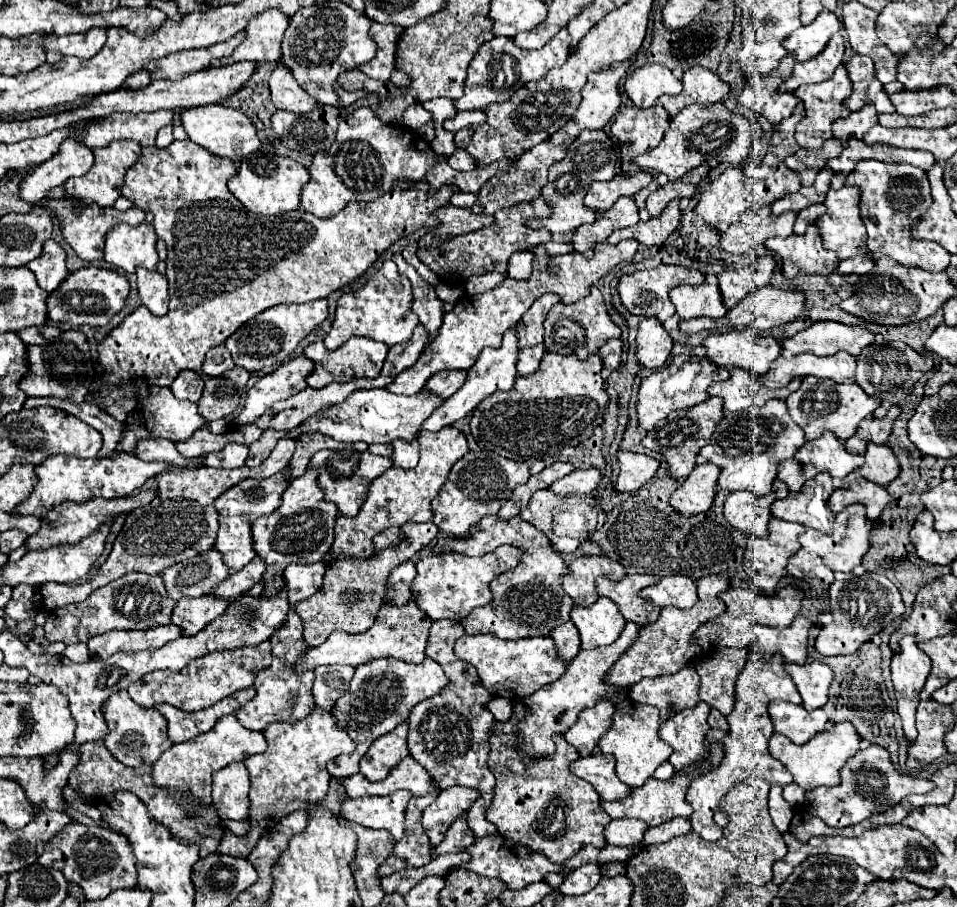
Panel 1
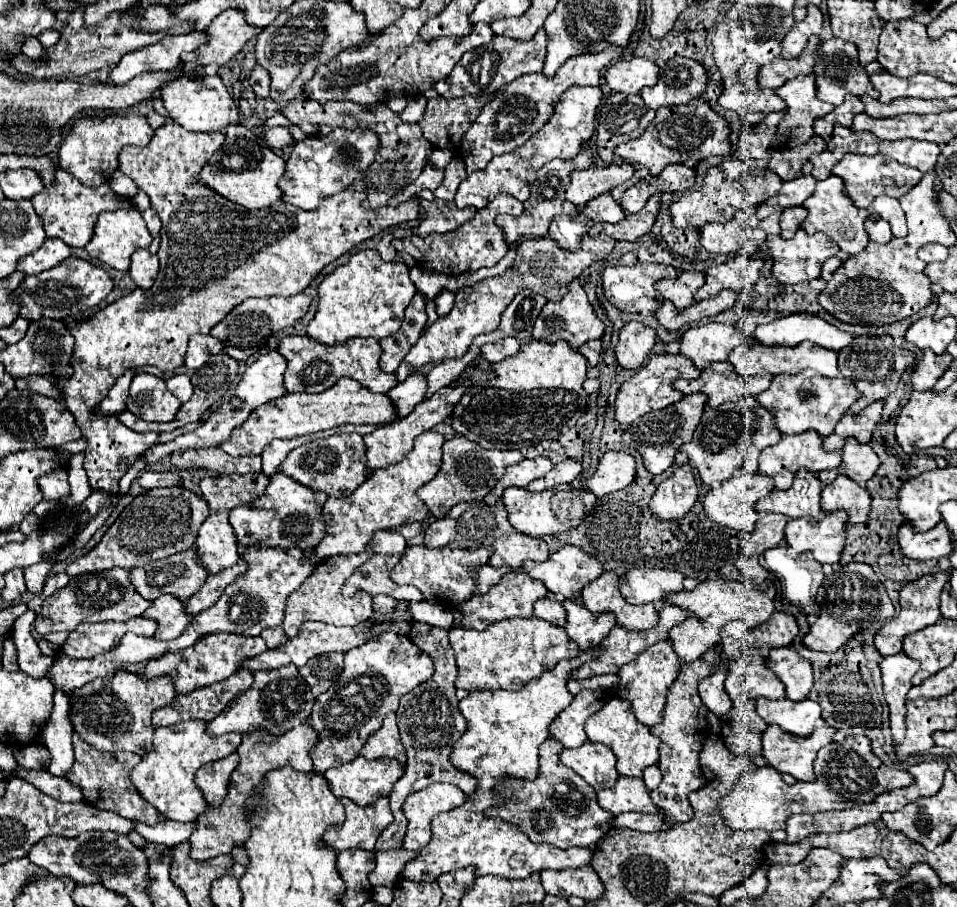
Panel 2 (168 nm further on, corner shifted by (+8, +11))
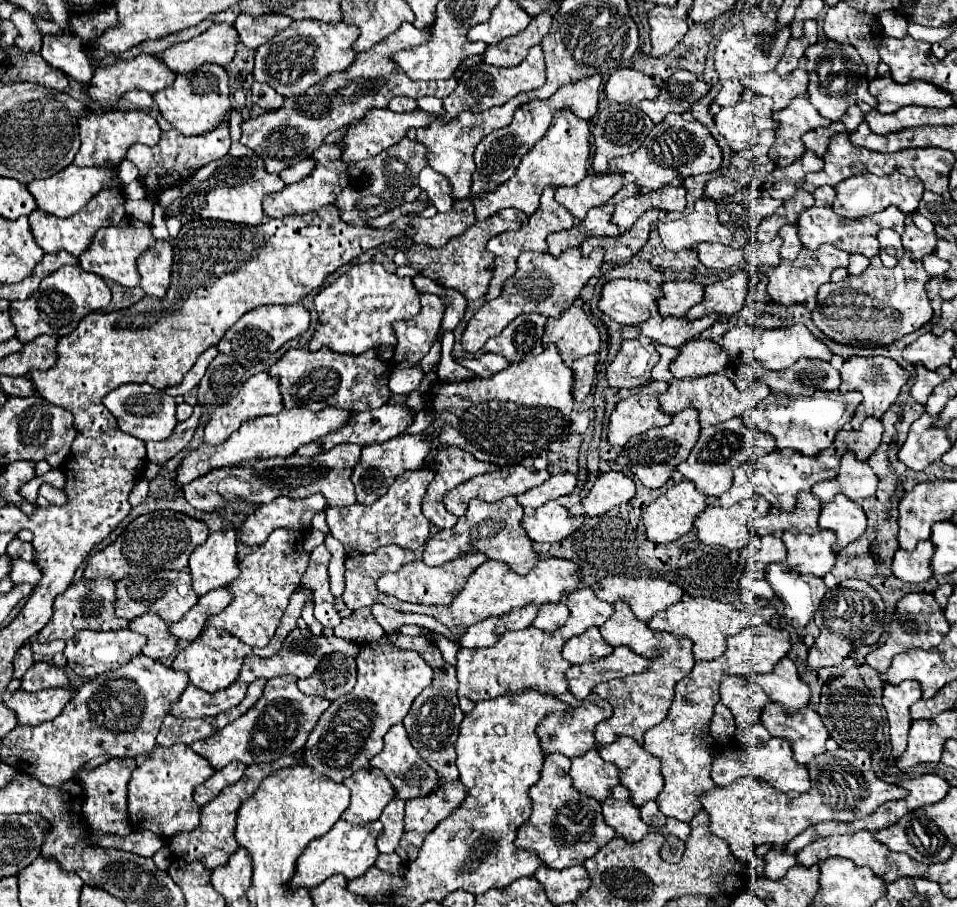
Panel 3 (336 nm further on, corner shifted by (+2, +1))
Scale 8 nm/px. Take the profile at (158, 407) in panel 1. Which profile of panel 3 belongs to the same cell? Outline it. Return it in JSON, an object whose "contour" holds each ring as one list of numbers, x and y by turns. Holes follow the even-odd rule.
{"contour":[[126,384,104,396,102,404,112,412,118,422,118,428,142,442,148,440,166,440,176,426,176,402,170,394,162,390,152,390,148,384]]}

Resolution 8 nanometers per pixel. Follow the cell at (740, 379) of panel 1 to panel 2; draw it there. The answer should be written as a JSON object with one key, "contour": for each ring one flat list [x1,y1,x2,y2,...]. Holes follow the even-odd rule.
{"contour":[[714,362,706,370,702,370,700,378,676,380,674,388,678,388,684,394,704,392,708,396,708,404,716,408,722,402,734,402,748,394,756,396,766,388,766,384,770,384,770,376,744,378,736,374,730,362]]}

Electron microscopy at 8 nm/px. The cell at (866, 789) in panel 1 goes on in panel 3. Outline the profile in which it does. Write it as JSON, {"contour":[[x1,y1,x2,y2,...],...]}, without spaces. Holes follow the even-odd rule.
{"contour":[[834,752,834,756,818,756,816,762,808,766,810,772,810,790,798,798,786,798,786,794,776,792,770,784,756,778,738,778,728,786,714,786,712,790,700,796,702,810,710,818,710,834,728,842,732,856,736,860,752,860,754,848,760,844,788,844,808,826,818,822,852,822,860,816,872,814,878,806,890,800,902,800,908,796,904,788,886,784,874,776,870,768,870,752],[830,762,830,764,828,764]]}

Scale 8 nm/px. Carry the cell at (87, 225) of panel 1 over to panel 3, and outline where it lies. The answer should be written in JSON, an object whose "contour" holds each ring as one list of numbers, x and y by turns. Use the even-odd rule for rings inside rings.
{"contour":[[104,190,98,192,80,212,76,212,70,218,56,218,56,216,48,216,46,212,34,210,28,216,30,222,30,230,32,236,36,240,36,244,44,250,44,252,60,252,66,250,74,256,80,256,80,252,84,252,84,248,90,244,90,236,94,236,100,228,108,228,108,226,118,226,120,220,124,218,124,194,116,192,116,190]]}

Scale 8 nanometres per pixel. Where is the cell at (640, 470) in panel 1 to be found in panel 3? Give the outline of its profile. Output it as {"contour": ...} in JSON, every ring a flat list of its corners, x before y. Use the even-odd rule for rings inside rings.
{"contour":[[606,472,600,474,590,494,582,498,582,502,578,504,578,512,582,516,600,516,610,508,632,500,634,494,634,482,628,476,624,476,622,472]]}

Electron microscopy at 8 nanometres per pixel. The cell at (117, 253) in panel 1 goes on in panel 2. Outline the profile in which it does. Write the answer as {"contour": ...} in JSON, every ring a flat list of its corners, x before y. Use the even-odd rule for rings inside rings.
{"contour":[[122,208,114,212,102,212,98,216,96,228,94,228,94,238,86,244,86,250,90,256,106,262,108,266,116,270,128,270,130,268,130,256,138,248,148,248,152,242,152,236,146,228,146,222,142,214,136,208]]}

